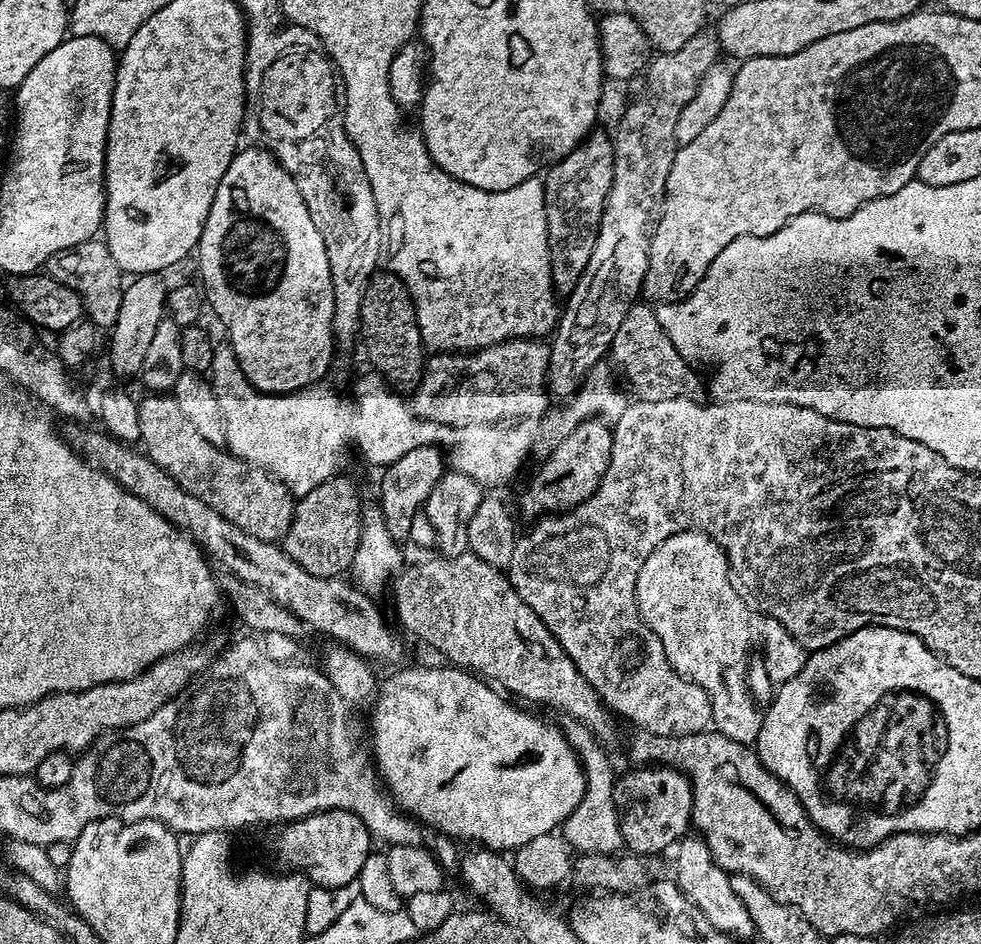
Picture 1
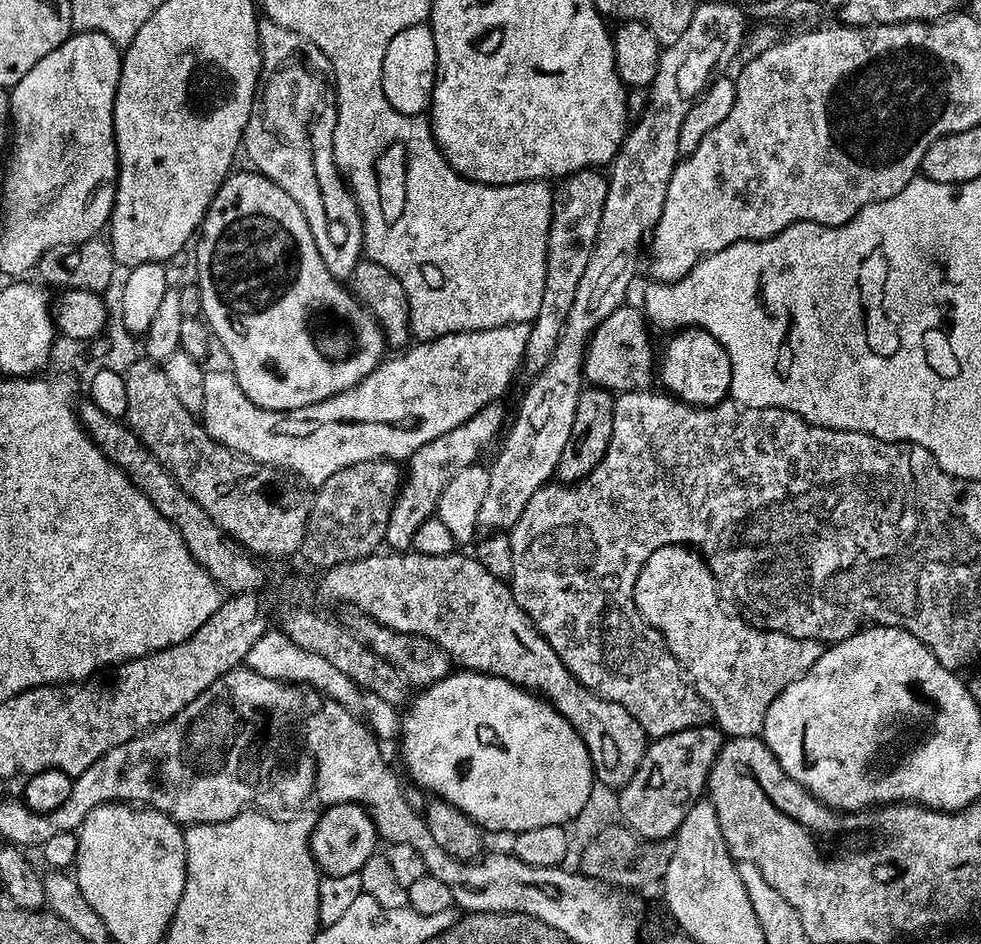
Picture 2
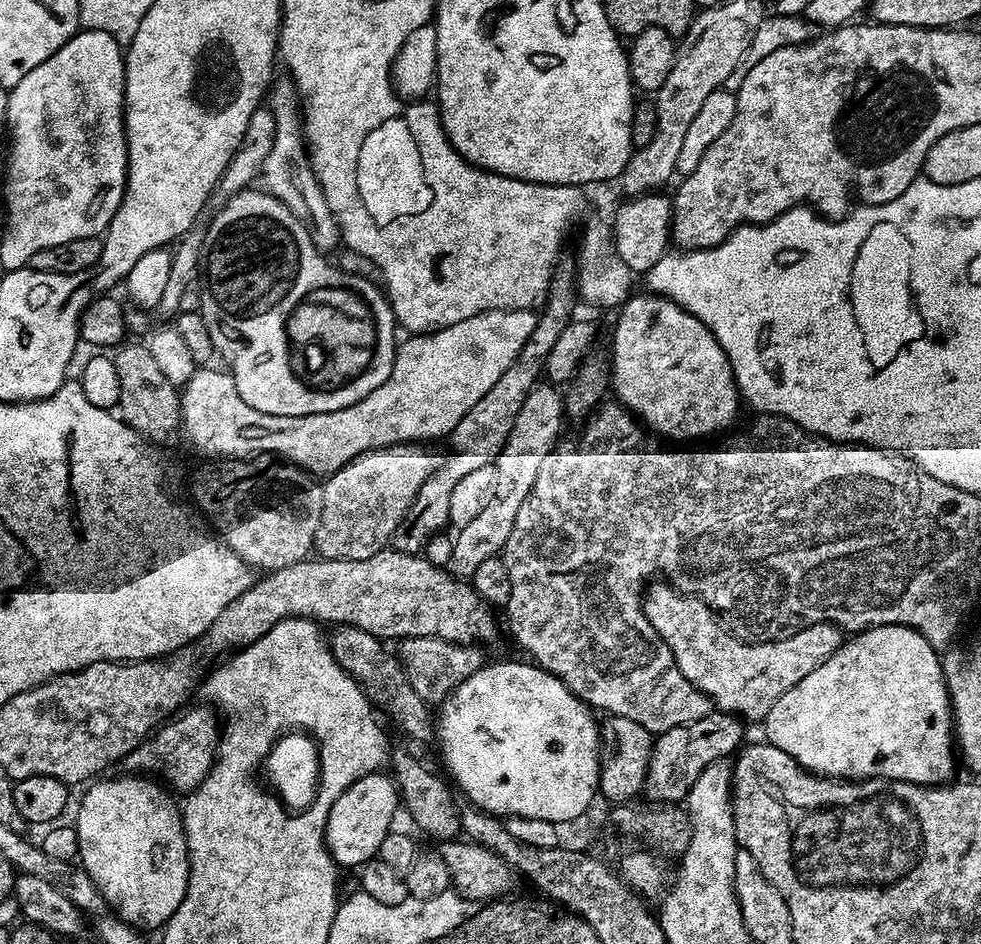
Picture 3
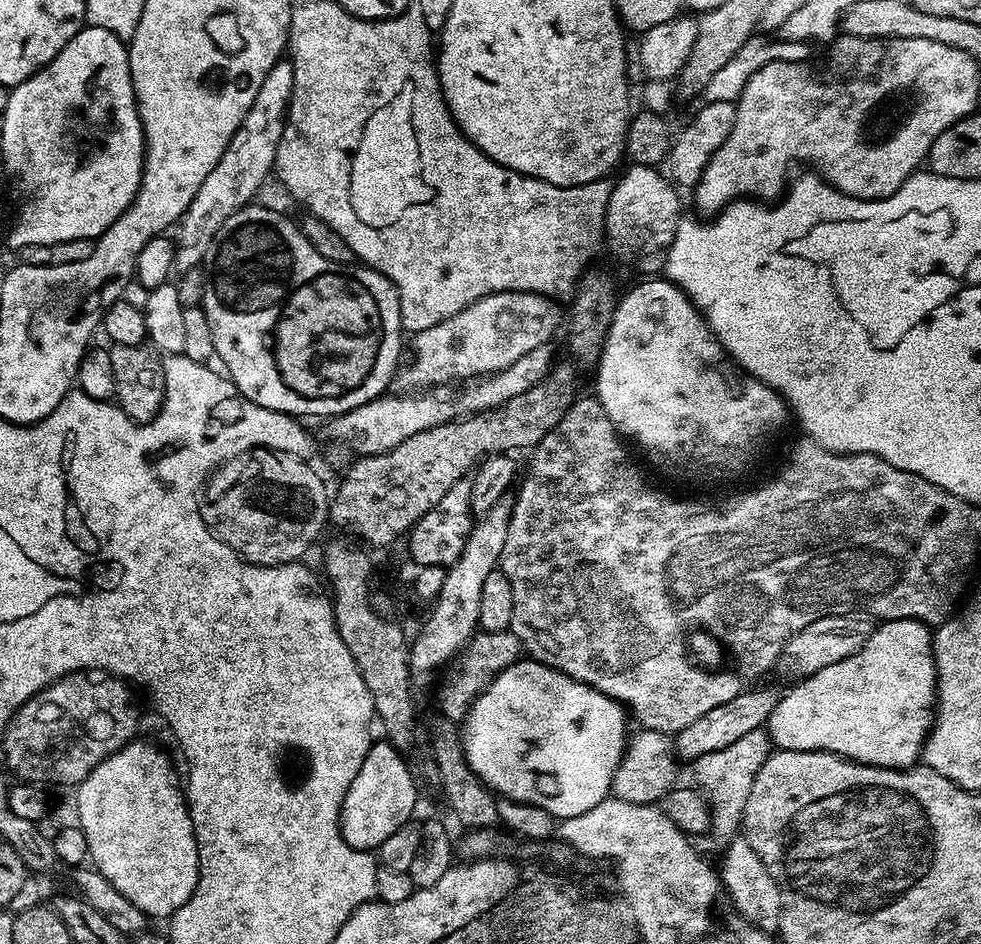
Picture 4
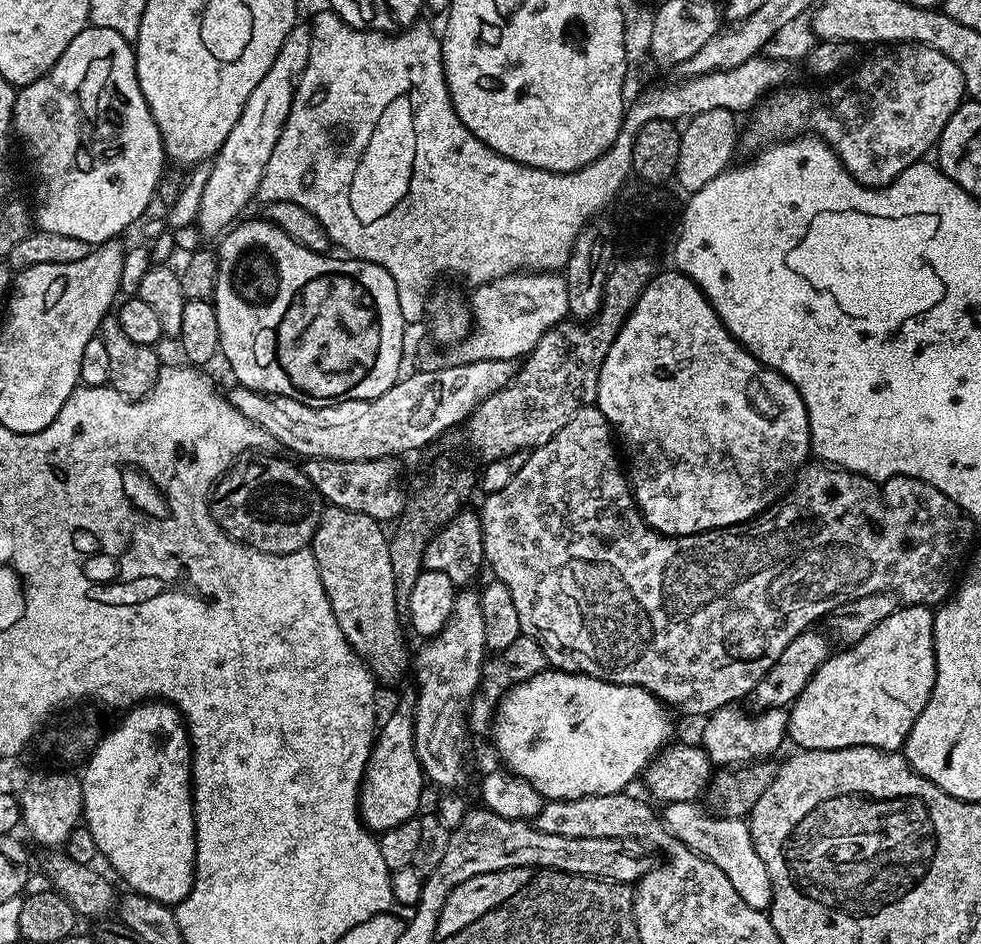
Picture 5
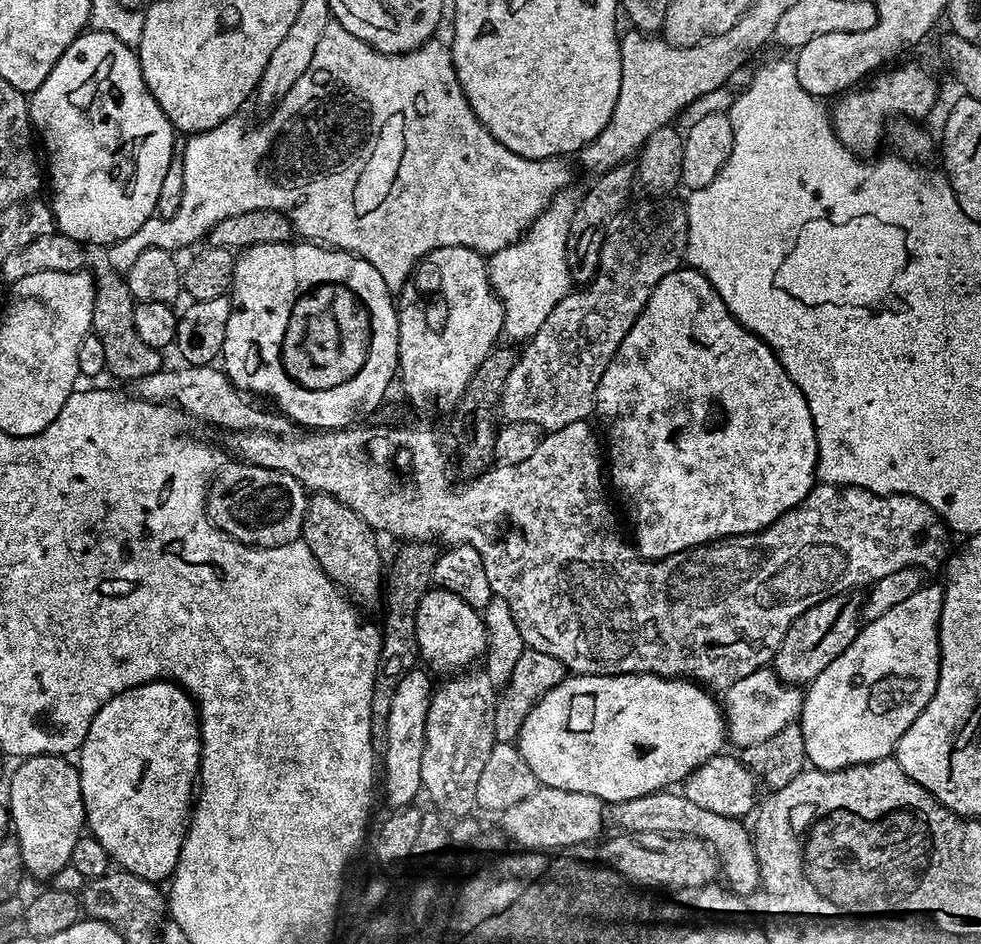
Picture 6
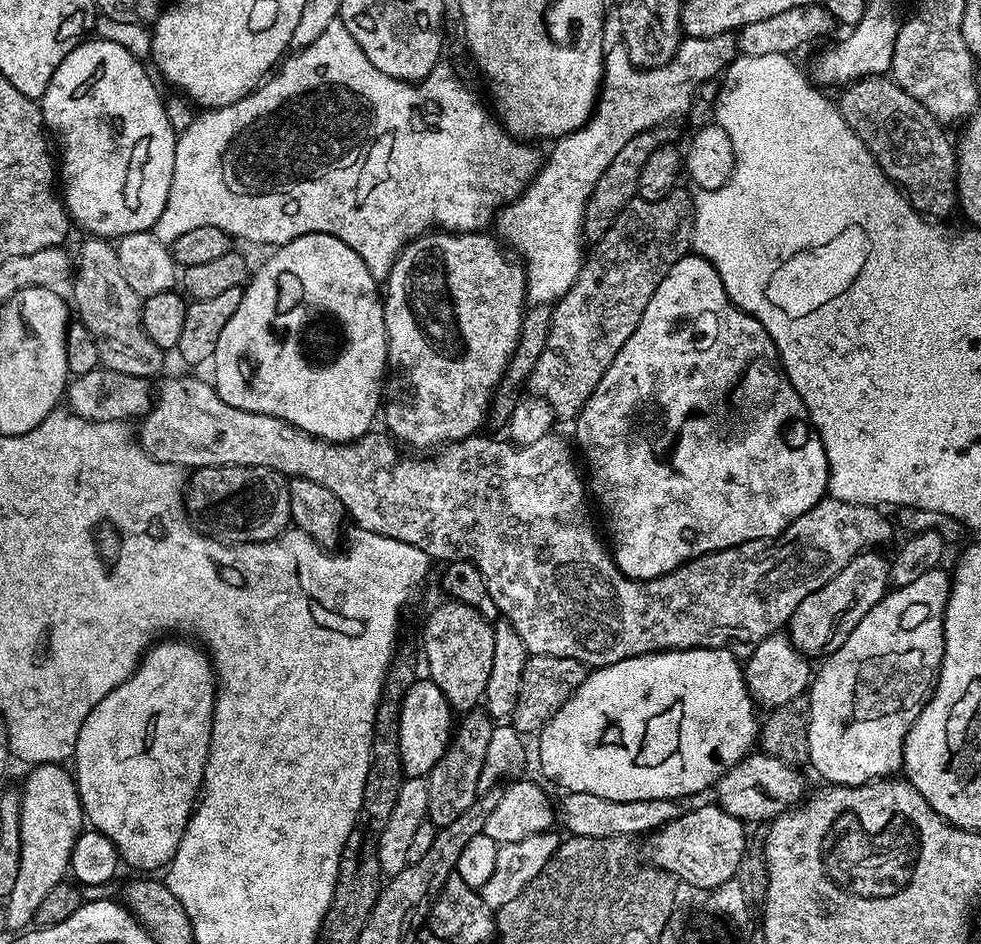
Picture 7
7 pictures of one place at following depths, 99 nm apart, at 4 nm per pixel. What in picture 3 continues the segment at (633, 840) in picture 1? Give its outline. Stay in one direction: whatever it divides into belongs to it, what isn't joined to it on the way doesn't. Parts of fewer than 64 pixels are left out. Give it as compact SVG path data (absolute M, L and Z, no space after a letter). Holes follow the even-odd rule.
M714 710L698 722L674 726L674 730L659 733L652 746L643 795L651 803L660 805L675 805L677 802L687 801L688 791L694 786L694 782L698 782L702 770L706 770L710 762L731 757L745 743L744 728L745 721L740 717Z

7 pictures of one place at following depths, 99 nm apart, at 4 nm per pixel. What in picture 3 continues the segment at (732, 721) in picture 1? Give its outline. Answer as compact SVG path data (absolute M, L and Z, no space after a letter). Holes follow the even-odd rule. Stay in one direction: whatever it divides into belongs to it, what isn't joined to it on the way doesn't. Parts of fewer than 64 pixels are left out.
M652 582L647 585L642 597L642 616L650 622L650 626L654 626L661 640L671 650L678 670L682 670L685 678L698 691L705 692L719 711L738 716L745 722L762 722L766 714L770 714L770 706L774 706L774 702L778 702L778 698L782 698L782 694L786 694L790 686L802 682L802 678L806 678L810 670L818 670L818 666L822 666L822 662L826 662L826 658L830 658L830 654L834 654L846 639L845 633L835 624L815 624L806 626L806 630L798 630L798 634L790 638L747 644L746 641L731 636L716 621L717 613L707 604L703 604L694 595L678 591L667 582Z

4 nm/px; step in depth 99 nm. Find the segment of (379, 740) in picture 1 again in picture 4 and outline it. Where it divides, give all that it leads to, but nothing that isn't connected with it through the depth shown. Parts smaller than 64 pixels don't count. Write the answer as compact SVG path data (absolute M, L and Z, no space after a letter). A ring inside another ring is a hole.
M521 658L506 670L499 672L488 683L488 689L472 704L472 709L468 711L468 717L462 721L464 753L466 754L466 762L470 762L474 774L478 774L480 781L487 784L497 797L514 802L526 802L530 806L542 806L542 810L555 816L557 821L562 821L566 818L574 818L574 814L586 814L586 810L598 806L598 802L605 800L611 793L614 770L620 765L620 759L624 757L624 746L630 735L628 724L630 725L629 713L619 700L610 698L606 694L562 674L558 669L551 668L549 664L531 658Z

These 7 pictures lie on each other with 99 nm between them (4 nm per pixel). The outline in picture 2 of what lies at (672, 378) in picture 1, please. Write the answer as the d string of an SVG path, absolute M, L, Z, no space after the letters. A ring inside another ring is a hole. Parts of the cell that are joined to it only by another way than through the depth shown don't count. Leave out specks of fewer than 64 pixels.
M621 306L592 332L584 354L584 379L589 385L608 389L613 394L648 390L658 372L658 352L652 349L649 321L639 307Z

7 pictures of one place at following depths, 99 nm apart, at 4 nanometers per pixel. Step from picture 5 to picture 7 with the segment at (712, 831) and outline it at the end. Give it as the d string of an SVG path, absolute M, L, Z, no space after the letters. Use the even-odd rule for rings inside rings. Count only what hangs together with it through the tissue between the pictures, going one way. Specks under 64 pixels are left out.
M565 791L564 797L558 800L558 820L564 823L563 831L574 836L585 836L586 838L629 838L628 836L647 837L649 834L669 824L678 814L678 804L675 800L639 800L638 802L618 802L610 798L598 798L598 794L586 794L585 792Z

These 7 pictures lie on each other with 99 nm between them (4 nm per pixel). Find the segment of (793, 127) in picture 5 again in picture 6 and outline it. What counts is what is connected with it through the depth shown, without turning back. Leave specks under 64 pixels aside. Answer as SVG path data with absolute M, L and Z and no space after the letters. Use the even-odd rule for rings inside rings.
M904 64L901 66L901 68L896 68L897 66L889 67L887 70L881 70L875 75L871 77L867 81L868 88L864 88L865 86L857 86L841 95L839 99L835 101L836 109L833 107L830 112L830 119L832 121L833 128L836 129L836 137L848 147L848 149L851 150L851 152L857 153L857 154L872 154L872 151L875 150L876 147L879 146L880 140L882 144L882 137L885 135L886 132L886 125L891 121L893 118L907 118L910 120L914 120L917 122L923 121L925 118L924 115L927 114L928 111L931 110L932 107L936 104L936 80L934 77L931 76L930 73L927 72L924 68L919 68L916 64Z

